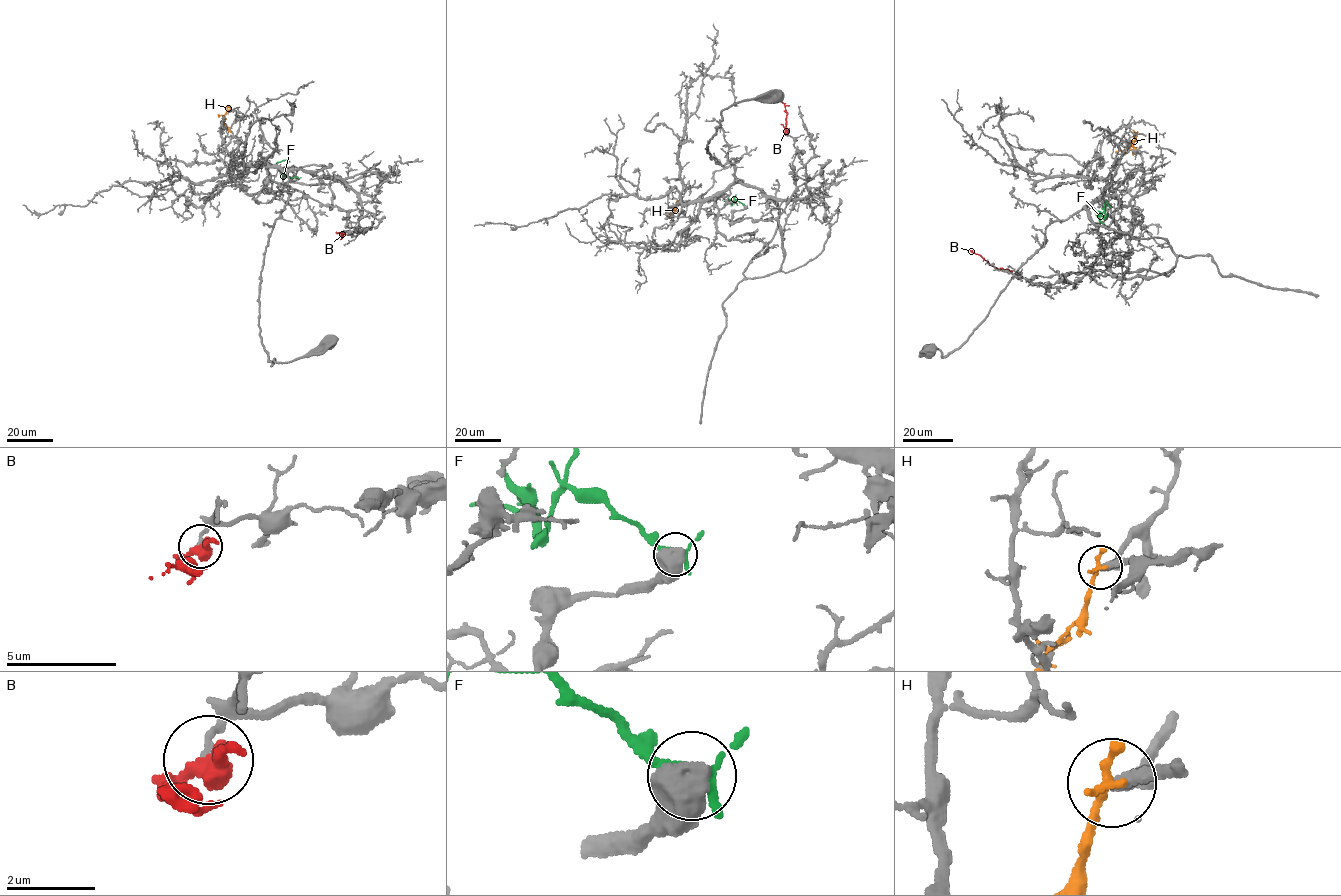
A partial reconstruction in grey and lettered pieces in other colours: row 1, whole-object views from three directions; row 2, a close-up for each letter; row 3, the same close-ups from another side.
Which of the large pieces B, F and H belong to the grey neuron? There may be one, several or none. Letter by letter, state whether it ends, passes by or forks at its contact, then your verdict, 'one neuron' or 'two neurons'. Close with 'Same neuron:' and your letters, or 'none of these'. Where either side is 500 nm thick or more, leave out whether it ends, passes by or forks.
B: it forks | two neurons
F: two neurons
H: it forks | two neurons
Same neuron: none of these

